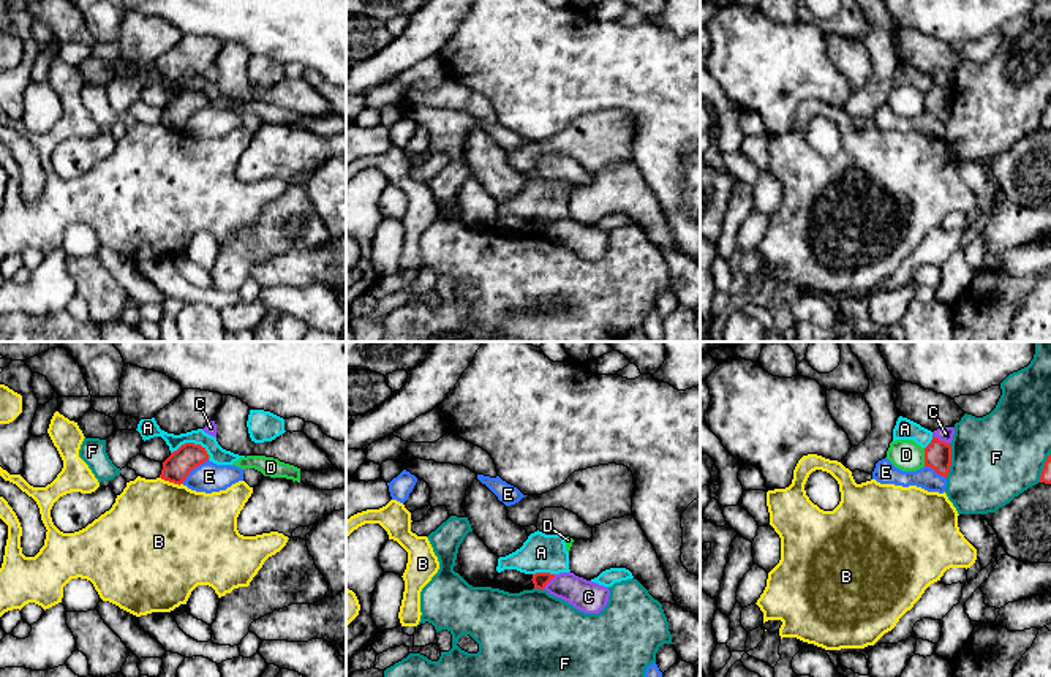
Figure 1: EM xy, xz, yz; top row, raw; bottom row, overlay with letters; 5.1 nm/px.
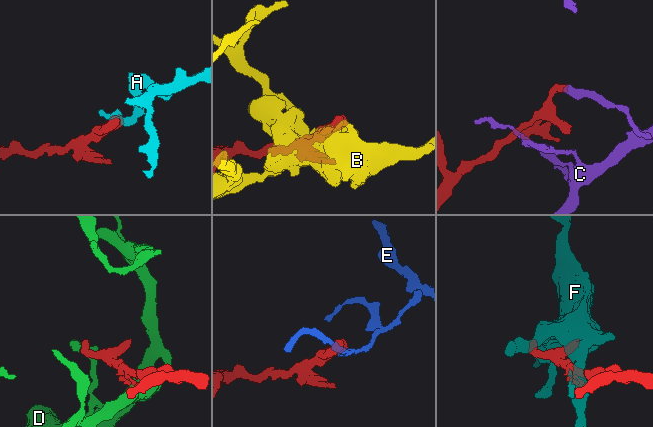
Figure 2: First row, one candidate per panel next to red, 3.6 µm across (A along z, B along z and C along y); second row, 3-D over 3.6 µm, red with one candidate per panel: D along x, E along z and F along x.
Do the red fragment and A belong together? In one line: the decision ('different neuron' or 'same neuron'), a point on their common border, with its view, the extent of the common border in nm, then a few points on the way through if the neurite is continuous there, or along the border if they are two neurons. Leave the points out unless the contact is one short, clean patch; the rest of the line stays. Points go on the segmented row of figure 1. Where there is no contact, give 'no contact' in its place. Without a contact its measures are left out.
different neuron; meets red in xy at (190, 443); contact 200 nm long; border along xy (171, 453), (185, 443), (198, 443), (209, 454)

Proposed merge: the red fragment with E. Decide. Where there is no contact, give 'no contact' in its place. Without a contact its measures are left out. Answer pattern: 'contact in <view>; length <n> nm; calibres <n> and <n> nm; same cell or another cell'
contact in xy; length 180 nm; calibres 140 and 150 nm; another cell

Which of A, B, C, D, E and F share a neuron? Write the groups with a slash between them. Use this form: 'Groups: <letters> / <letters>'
Groups: A / B / C / D / E / F

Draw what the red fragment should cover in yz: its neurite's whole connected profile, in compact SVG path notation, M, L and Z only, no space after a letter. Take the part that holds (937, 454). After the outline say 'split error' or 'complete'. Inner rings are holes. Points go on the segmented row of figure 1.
M932 437L925 448L925 467L932 468L937 475L947 478L951 465L951 446Z; complete

